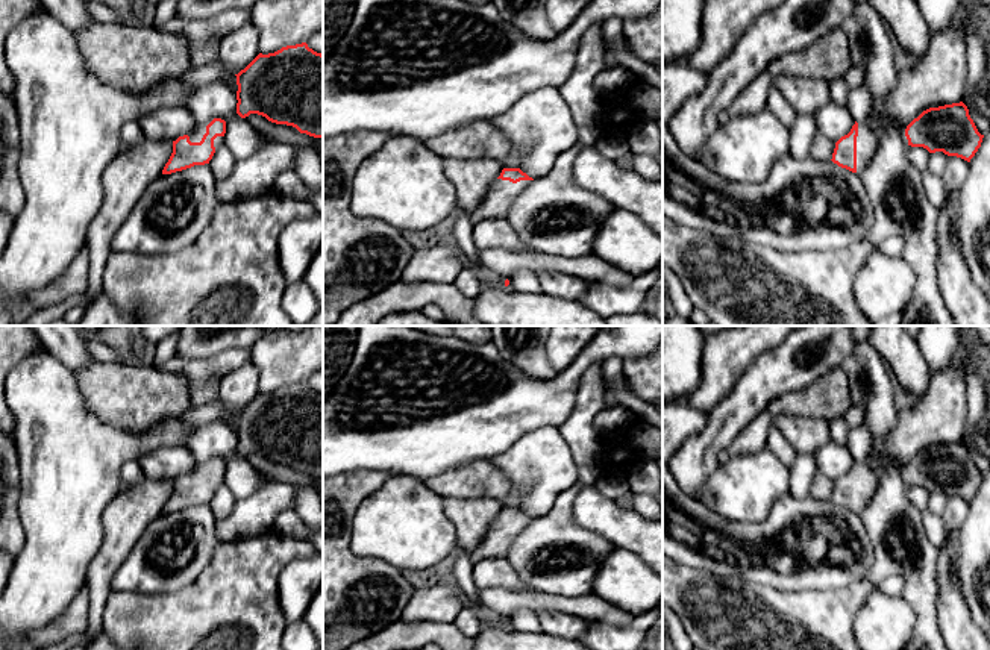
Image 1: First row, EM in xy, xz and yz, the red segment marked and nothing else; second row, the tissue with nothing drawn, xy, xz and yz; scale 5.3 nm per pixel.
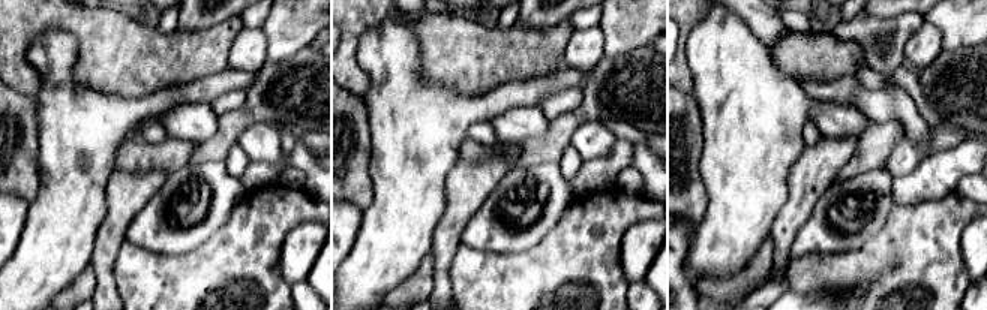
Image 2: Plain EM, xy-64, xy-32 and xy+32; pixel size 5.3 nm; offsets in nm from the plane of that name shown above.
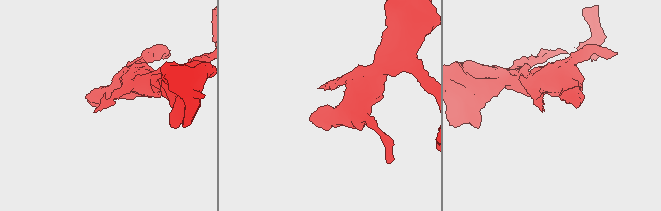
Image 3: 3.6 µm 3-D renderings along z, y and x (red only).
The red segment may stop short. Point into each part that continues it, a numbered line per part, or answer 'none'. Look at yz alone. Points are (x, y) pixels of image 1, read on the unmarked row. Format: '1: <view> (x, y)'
1: yz (866, 481)

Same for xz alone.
1: xz (499, 538)

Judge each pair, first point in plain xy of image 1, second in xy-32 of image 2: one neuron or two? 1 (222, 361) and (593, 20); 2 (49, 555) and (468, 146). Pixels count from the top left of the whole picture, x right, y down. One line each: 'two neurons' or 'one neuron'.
1: one neuron
2: two neurons

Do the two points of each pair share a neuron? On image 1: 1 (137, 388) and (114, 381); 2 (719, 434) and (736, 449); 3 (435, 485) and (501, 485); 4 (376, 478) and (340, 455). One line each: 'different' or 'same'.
1: same
2: different
3: same
4: different

